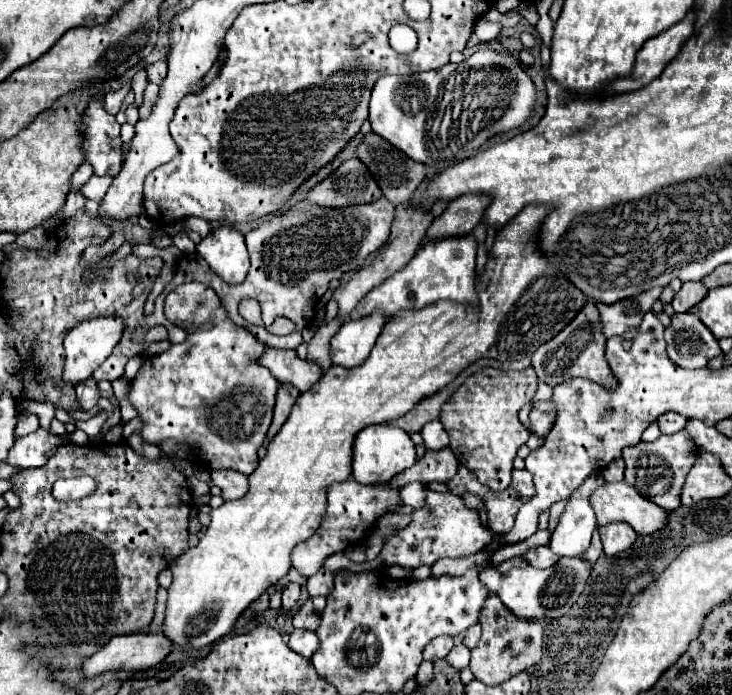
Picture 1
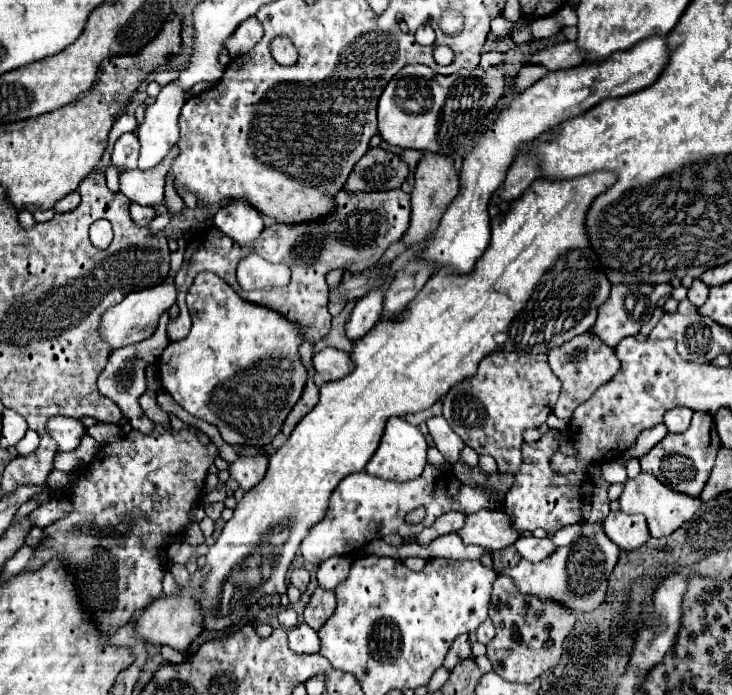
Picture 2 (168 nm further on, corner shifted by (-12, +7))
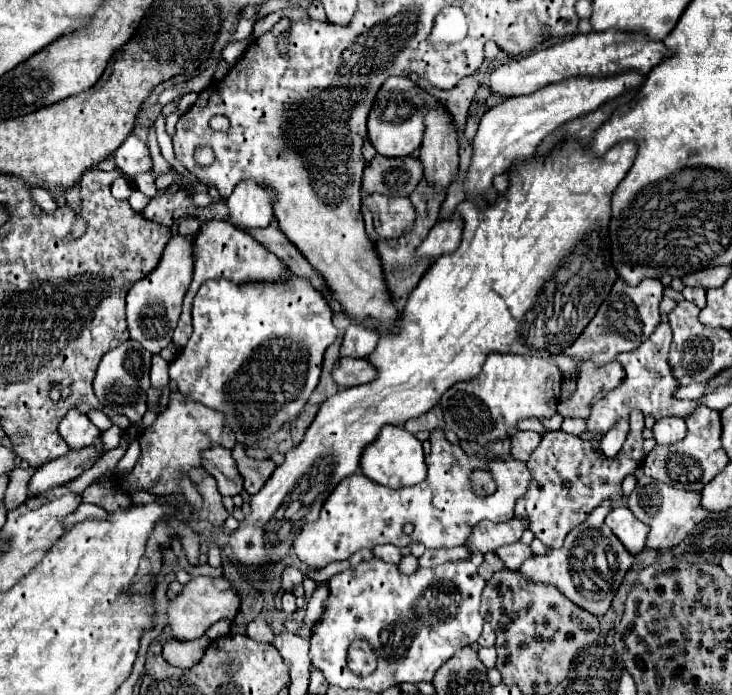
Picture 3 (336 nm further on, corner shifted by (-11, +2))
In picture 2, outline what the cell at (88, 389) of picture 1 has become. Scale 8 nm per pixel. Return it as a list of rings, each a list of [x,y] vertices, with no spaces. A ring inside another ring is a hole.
[[[158,322],[158,328],[156,328],[154,336],[142,340],[140,344],[136,344],[136,346],[132,344],[132,346],[124,346],[124,348],[114,350],[114,352],[110,354],[110,358],[108,358],[106,368],[104,368],[102,374],[98,376],[98,390],[100,390],[100,394],[106,396],[106,398],[110,398],[110,400],[114,400],[114,402],[120,406],[120,410],[124,412],[124,416],[128,418],[128,424],[130,424],[134,430],[142,432],[142,434],[150,434],[150,432],[154,430],[154,422],[148,420],[148,418],[144,416],[144,412],[140,412],[140,406],[138,406],[138,398],[140,398],[140,396],[144,394],[144,390],[146,390],[144,368],[146,368],[146,364],[156,362],[156,360],[160,358],[160,352],[162,352],[162,350],[168,346],[168,342],[170,342],[170,338],[168,338],[168,334],[166,334],[166,324],[168,324],[168,322]]]

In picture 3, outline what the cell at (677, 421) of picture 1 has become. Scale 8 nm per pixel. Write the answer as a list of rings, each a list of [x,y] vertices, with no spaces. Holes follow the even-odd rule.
[[[665,417],[653,425],[653,437],[659,445],[671,445],[681,441],[685,437],[685,431],[685,419],[681,417]]]

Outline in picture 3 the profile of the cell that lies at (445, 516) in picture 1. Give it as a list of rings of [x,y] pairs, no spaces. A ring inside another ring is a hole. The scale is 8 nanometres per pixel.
[[[511,519],[505,523],[481,521],[475,527],[473,535],[469,537],[467,547],[471,549],[471,553],[475,553],[475,551],[489,553],[489,551],[495,551],[497,547],[519,541],[527,527],[529,527],[529,519]]]

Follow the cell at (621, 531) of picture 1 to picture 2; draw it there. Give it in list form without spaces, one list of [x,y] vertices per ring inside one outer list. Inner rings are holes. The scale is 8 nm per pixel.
[[[610,512],[608,518],[604,520],[604,532],[622,550],[636,550],[650,538],[642,514]]]

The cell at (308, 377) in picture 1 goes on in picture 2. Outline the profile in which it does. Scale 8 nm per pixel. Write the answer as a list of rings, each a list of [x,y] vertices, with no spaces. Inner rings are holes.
[[[324,348],[318,354],[314,354],[312,366],[324,378],[324,382],[340,380],[352,372],[352,362],[348,360],[348,354],[336,348]]]

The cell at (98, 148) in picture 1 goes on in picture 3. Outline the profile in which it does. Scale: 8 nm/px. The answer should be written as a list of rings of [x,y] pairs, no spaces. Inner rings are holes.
[[[131,133],[123,141],[123,145],[115,151],[113,157],[115,157],[117,167],[127,177],[135,177],[139,173],[147,173],[147,171],[153,169],[153,161],[151,161],[151,155],[149,155],[149,147],[135,133]]]

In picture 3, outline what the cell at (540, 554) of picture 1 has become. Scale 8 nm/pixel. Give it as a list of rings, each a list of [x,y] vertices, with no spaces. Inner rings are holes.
[[[517,541],[517,543],[511,543],[511,545],[499,547],[499,549],[495,551],[495,555],[505,563],[505,567],[509,567],[509,569],[519,569],[521,563],[531,557],[531,549],[529,549],[527,545],[523,545],[521,541]]]

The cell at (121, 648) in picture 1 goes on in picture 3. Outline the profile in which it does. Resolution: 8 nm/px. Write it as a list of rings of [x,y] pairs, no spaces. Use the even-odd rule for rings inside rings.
[[[193,577],[189,585],[183,587],[183,593],[173,599],[167,607],[167,617],[171,623],[173,639],[189,641],[201,637],[213,623],[221,619],[231,619],[237,615],[241,595],[231,587],[225,577]]]

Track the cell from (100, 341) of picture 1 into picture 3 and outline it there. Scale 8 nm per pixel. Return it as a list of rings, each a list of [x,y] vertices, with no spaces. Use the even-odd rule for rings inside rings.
[[[175,235],[167,243],[159,265],[147,277],[139,279],[127,293],[127,329],[133,341],[145,345],[147,351],[159,353],[173,341],[173,329],[177,327],[181,315],[183,297],[193,281],[193,255],[195,237],[193,235]]]

